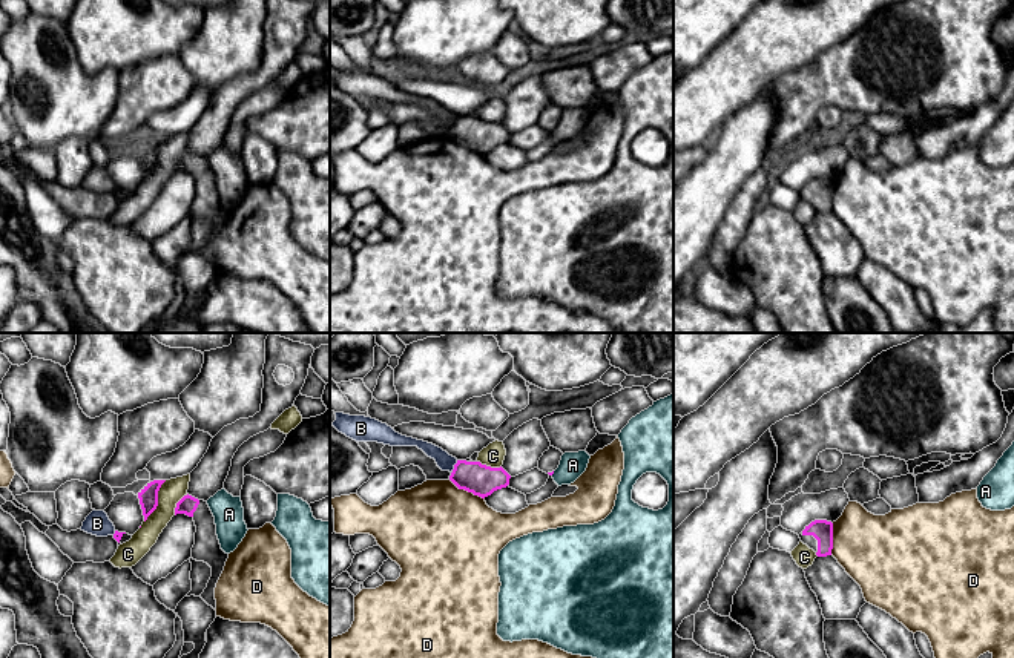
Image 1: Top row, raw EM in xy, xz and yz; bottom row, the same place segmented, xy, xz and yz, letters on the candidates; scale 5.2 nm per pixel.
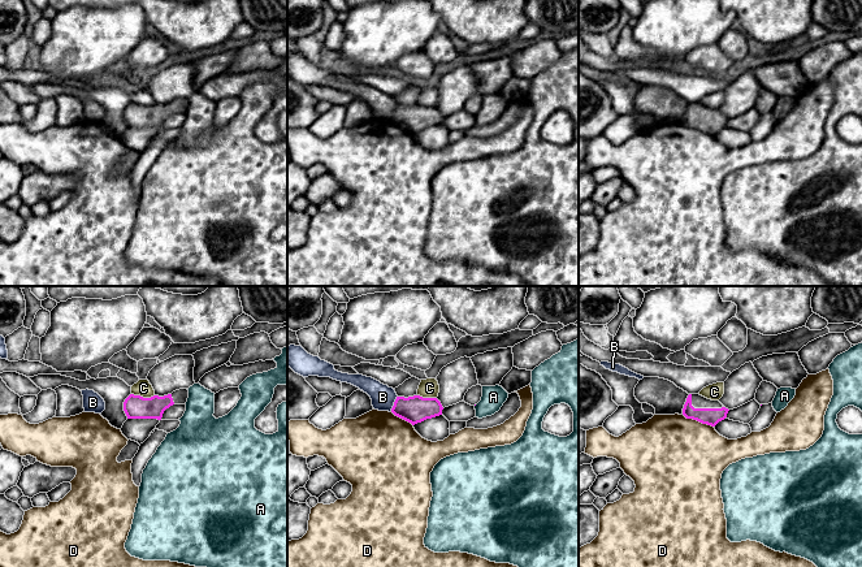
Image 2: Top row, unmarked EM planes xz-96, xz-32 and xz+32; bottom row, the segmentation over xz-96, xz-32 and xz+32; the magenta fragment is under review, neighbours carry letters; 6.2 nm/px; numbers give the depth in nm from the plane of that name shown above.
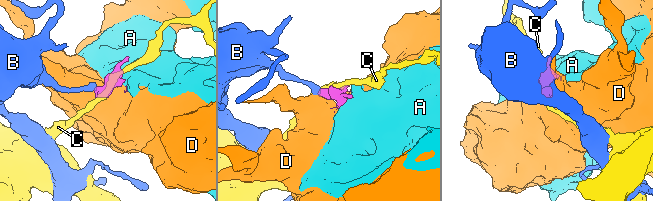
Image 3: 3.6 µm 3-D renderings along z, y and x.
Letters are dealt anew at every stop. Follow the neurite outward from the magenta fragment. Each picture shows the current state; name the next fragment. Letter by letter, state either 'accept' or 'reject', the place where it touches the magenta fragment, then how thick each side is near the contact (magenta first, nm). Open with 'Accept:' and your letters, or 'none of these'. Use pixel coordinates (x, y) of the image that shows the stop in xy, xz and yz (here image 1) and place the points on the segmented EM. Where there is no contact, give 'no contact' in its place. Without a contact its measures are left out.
Accept: none of these
A: reject; contact xz (553, 473); calibres 20 and 140 nm
B: reject; contact xz (454, 467); calibres 170 and 90 nm
C: reject; contact xy (157, 502); calibres 100 and 120 nm
D: reject; contact xz (467, 490); calibres 170 and 480 nm

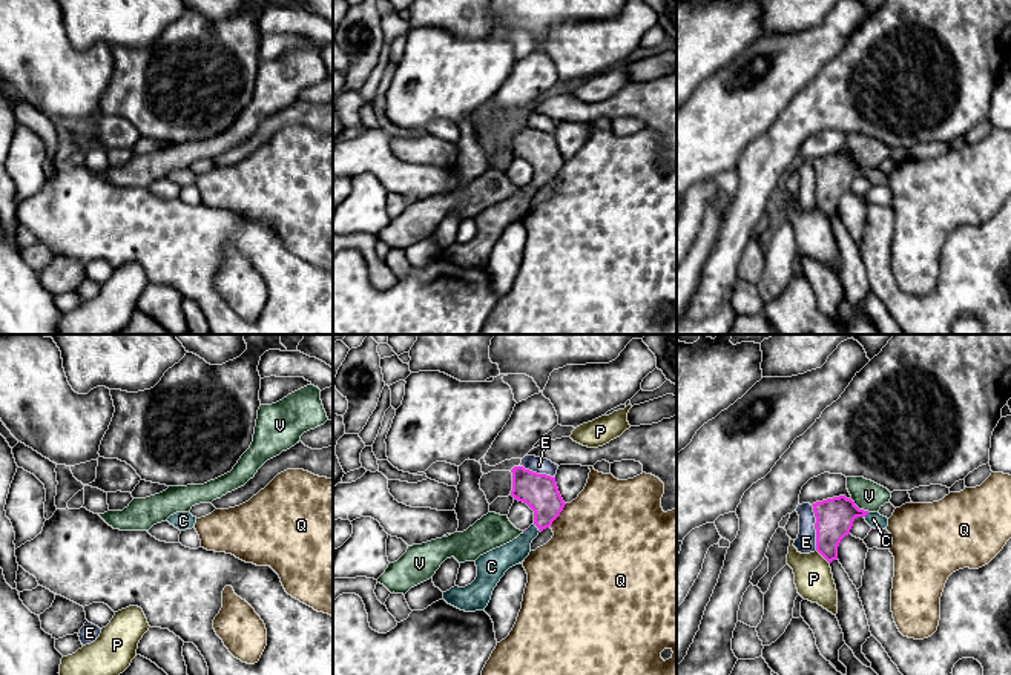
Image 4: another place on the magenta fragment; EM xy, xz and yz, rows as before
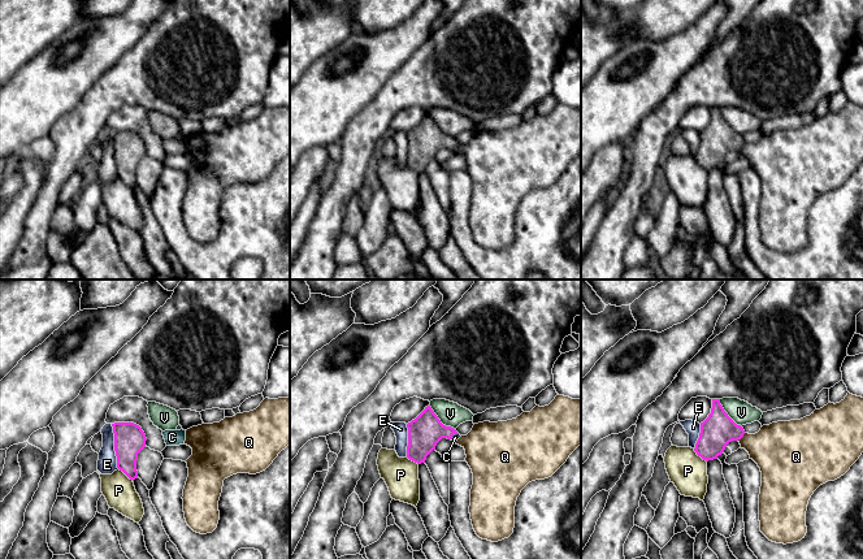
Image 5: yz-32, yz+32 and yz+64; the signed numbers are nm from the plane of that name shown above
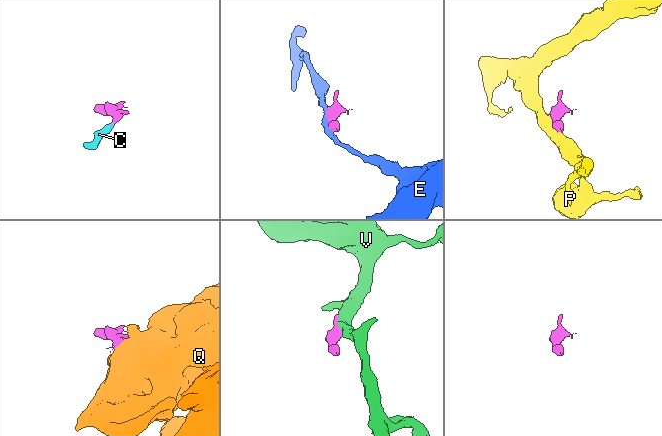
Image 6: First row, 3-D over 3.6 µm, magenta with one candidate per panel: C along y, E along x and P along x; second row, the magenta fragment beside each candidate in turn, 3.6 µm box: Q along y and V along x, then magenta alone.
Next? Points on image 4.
Accept: C
C: accept; contact xz (537, 526); calibres 190 and 120 nm
E: reject; contact yz (815, 528); calibres 200 and 110 nm
P: reject; contact yz (823, 556); calibres 200 and 200 nm
Q: reject; contact xz (559, 514); calibres 190 and 480 nm
V: reject; contact yz (858, 508); calibres 200 and 160 nm

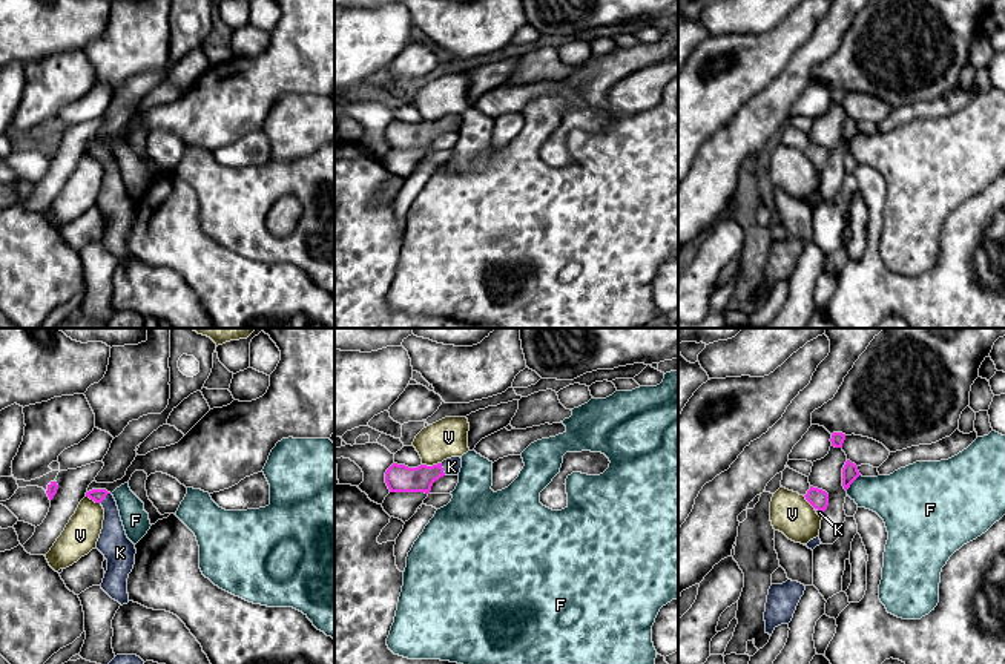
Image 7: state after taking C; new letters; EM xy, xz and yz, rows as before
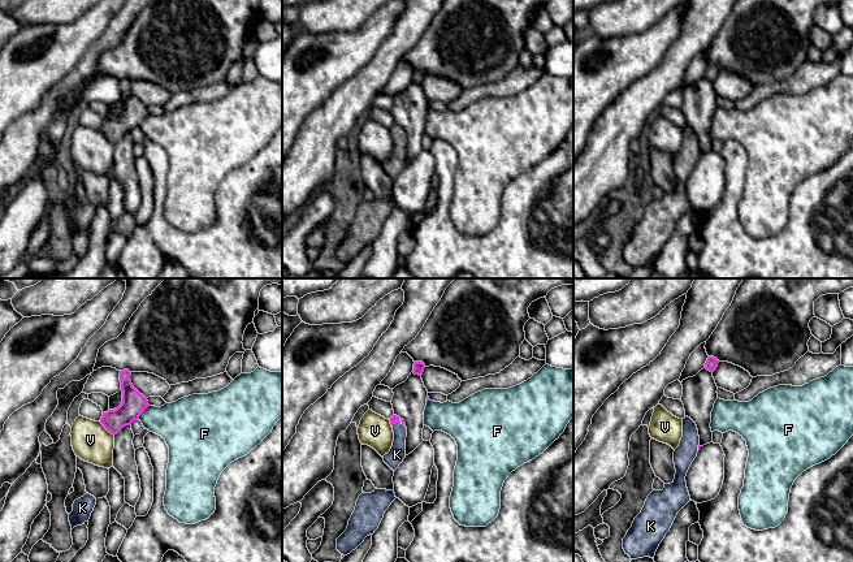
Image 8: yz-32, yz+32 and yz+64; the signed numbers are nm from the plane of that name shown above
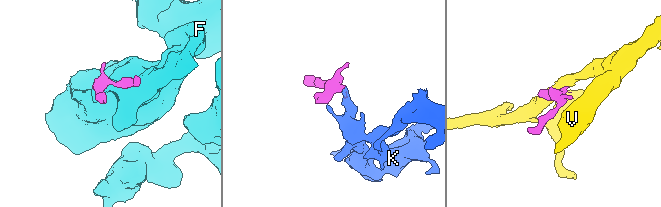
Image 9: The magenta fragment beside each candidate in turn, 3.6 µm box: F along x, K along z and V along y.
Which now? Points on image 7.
Accept: K
F: reject; contact yz (853, 480); calibres 90 and 260 nm
K: accept; contact xz (442, 470); calibres 140 and 100 nm
V: reject; contact xz (433, 465); calibres 140 and 200 nm

